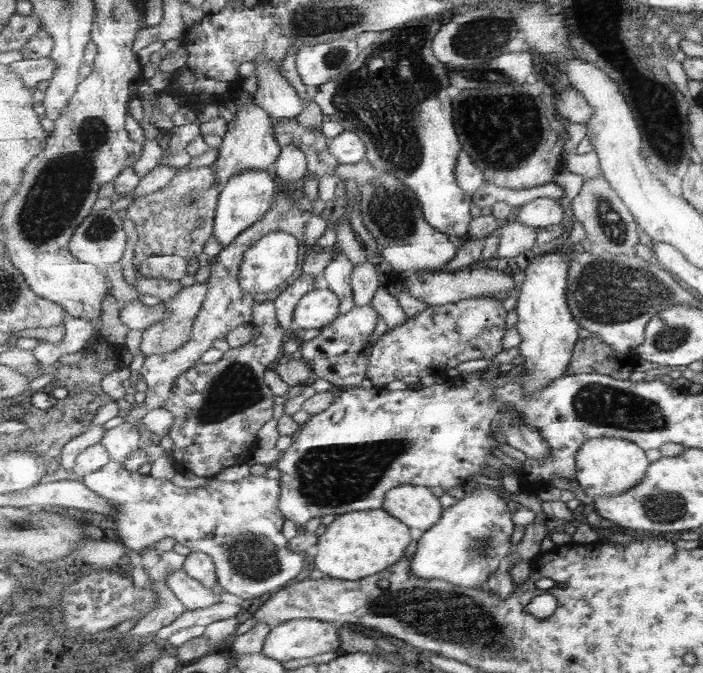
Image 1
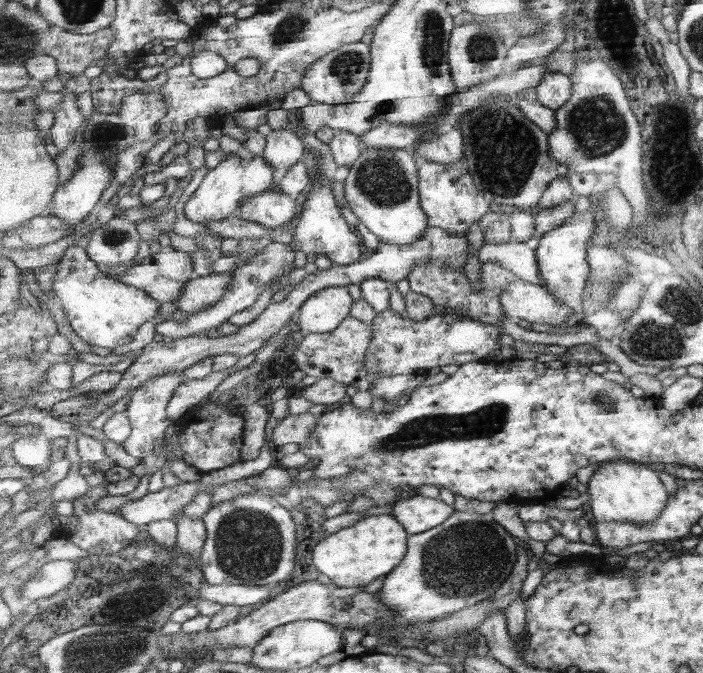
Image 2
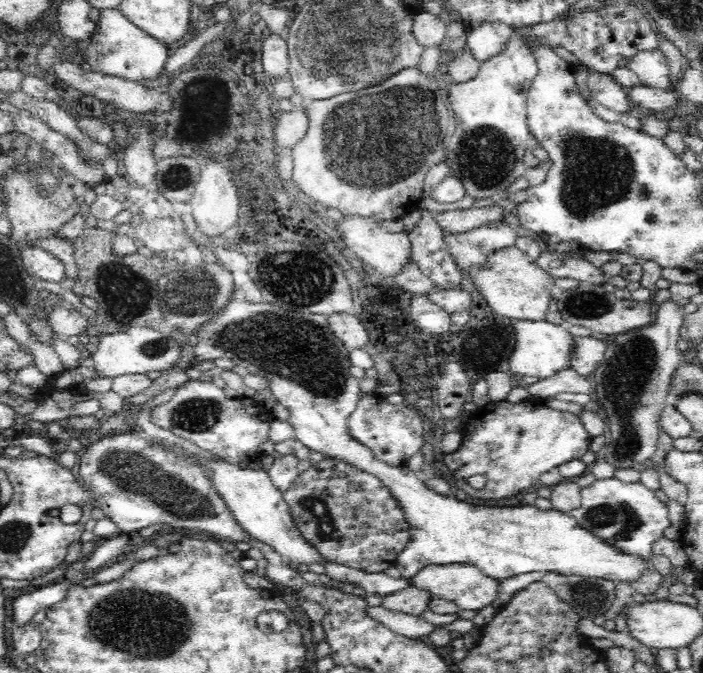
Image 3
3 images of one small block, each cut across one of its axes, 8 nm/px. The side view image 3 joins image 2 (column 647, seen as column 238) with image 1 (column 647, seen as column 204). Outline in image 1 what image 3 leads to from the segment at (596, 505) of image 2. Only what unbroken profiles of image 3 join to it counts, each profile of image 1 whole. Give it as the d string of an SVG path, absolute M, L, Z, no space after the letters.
M592 438L585 442L577 455L576 478L584 493L594 502L598 498L625 494L635 486L641 485L647 476L651 462L645 450L627 438Z

